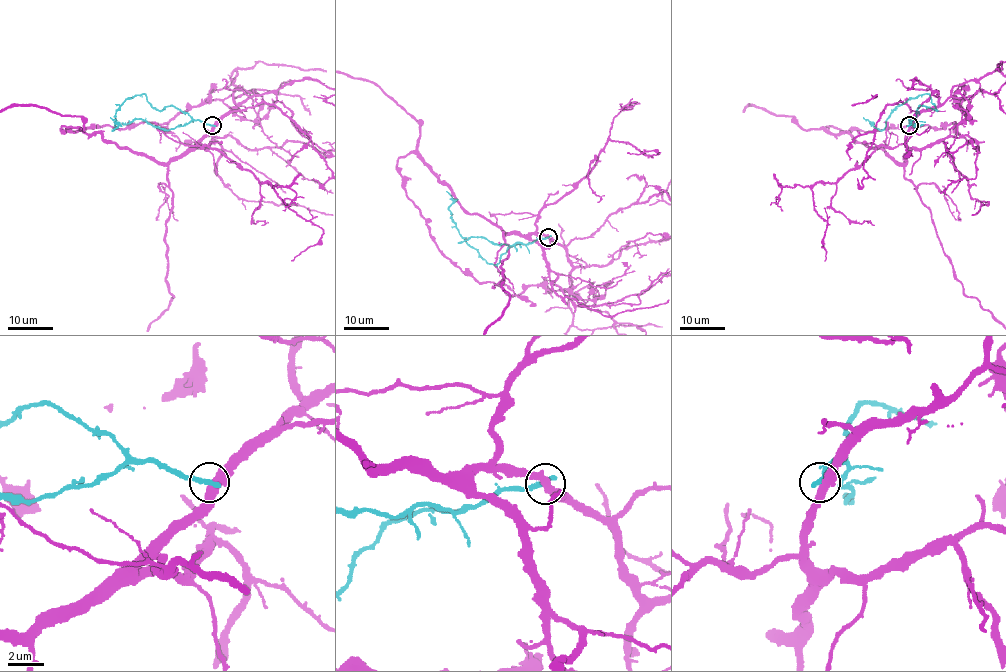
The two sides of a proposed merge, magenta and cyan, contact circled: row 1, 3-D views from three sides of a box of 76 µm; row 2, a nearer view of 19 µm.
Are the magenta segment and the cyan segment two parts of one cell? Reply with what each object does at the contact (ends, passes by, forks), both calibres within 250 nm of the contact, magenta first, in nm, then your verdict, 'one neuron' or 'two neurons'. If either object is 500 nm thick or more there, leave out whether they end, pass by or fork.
magenta passes by; cyan ends; calibres 420 and 360 nm; two neurons

